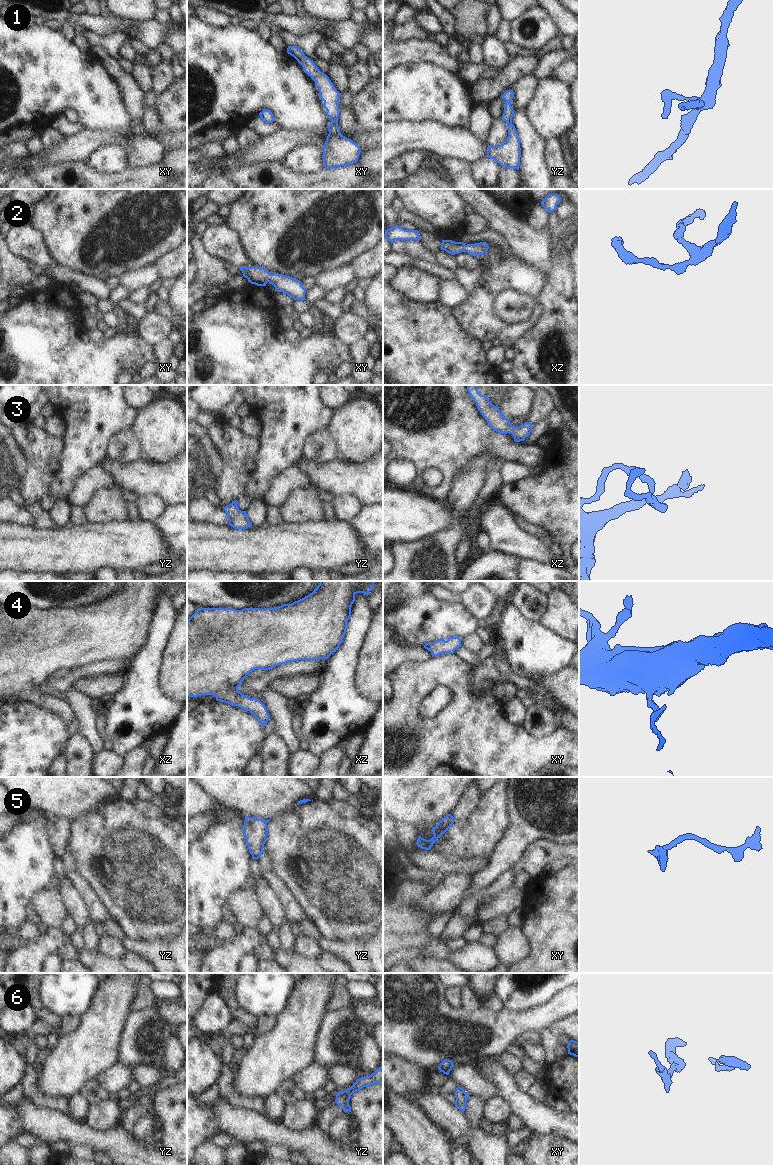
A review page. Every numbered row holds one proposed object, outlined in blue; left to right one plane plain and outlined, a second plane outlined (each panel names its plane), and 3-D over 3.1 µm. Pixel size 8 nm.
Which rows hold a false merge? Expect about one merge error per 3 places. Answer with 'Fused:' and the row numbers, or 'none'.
Fused: 6.

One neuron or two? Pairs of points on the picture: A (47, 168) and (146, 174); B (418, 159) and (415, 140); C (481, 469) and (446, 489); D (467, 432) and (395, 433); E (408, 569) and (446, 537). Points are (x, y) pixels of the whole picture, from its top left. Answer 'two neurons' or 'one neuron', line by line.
A: one neuron
B: two neurons
C: two neurons
D: one neuron
E: one neuron

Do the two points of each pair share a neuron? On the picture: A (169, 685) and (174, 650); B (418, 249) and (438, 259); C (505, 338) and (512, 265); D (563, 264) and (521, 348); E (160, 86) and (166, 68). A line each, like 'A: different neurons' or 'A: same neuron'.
A: same neuron
B: different neurons
C: same neuron
D: same neuron
E: same neuron

